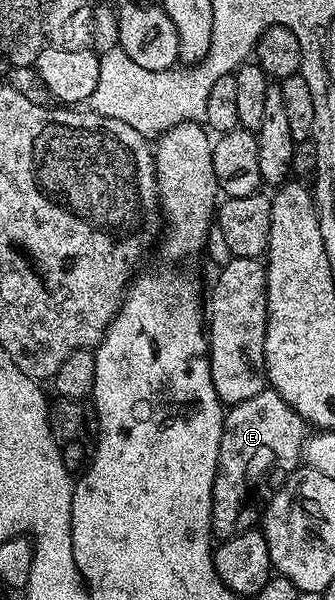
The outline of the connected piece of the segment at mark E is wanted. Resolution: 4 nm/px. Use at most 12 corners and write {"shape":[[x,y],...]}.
{"shape":[[273,389],[225,412],[212,531],[303,462],[306,420]]}

